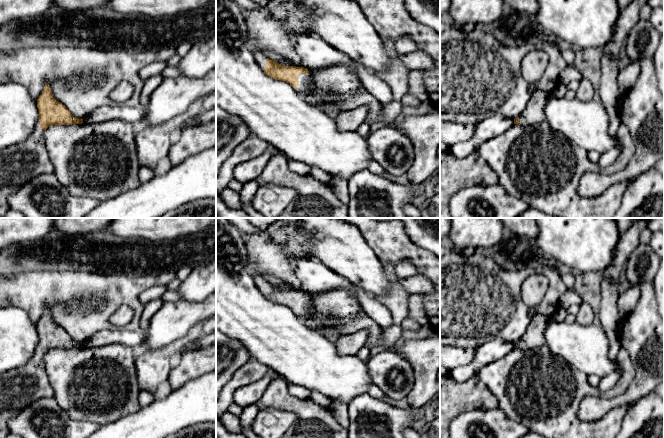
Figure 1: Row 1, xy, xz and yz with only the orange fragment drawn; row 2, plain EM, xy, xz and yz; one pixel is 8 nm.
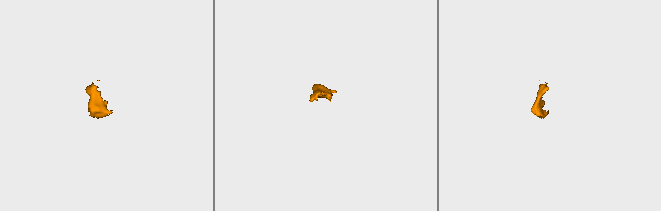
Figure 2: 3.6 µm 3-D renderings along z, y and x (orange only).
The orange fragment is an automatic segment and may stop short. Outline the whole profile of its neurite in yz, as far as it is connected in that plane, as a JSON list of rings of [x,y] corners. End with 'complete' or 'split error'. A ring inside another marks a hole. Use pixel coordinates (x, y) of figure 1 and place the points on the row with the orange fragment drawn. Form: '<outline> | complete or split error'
[[[539,89],[532,91],[531,96],[522,113],[514,119],[514,124],[523,127],[538,124],[545,119],[544,107],[552,93],[545,93]]] | split error

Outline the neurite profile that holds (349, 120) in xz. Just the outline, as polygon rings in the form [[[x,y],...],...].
[[[358,107],[352,110],[341,111],[333,119],[337,127],[342,131],[356,131],[366,121],[367,112],[365,108]]]

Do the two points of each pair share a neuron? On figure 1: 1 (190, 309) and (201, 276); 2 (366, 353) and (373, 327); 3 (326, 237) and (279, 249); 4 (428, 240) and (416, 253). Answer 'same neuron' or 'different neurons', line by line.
1: different neurons
2: different neurons
3: different neurons
4: different neurons

